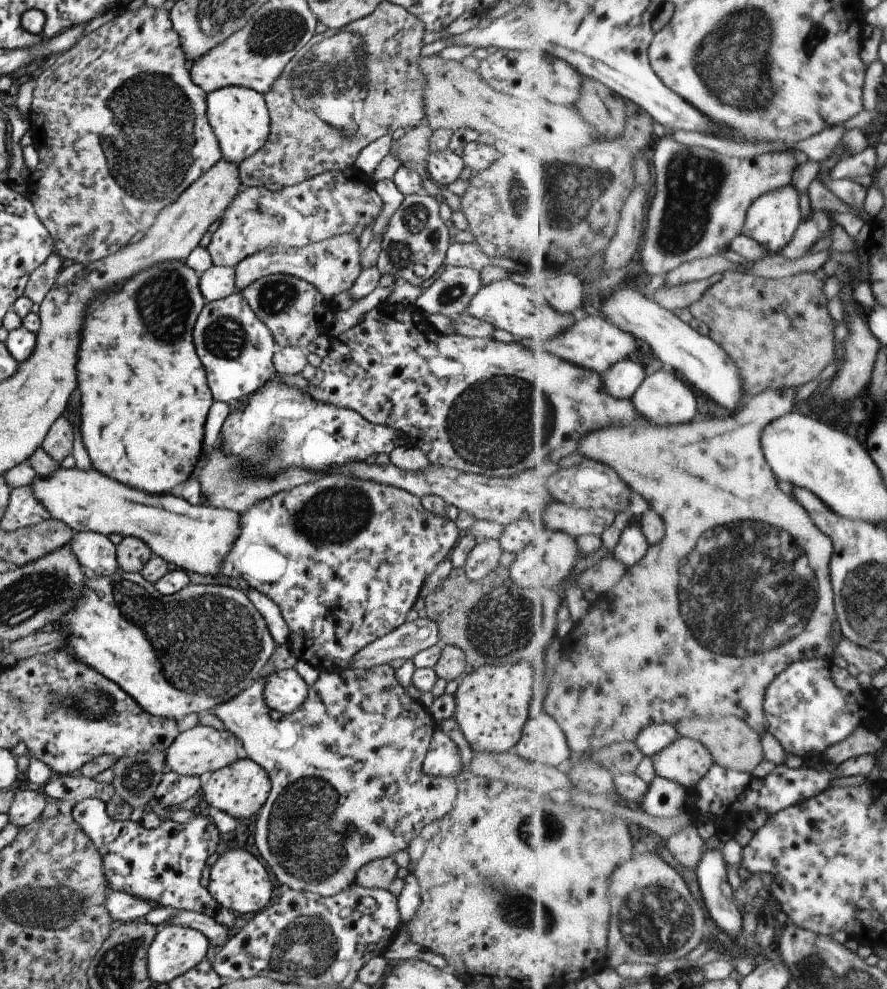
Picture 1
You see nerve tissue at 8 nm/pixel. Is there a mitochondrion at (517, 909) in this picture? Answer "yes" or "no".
yes

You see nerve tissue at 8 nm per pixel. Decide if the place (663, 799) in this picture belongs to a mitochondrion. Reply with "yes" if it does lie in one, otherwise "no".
no

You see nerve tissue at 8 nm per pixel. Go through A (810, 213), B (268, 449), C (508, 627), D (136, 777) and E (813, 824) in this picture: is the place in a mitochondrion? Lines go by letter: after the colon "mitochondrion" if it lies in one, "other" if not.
A: other
B: mitochondrion
C: mitochondrion
D: mitochondrion
E: other

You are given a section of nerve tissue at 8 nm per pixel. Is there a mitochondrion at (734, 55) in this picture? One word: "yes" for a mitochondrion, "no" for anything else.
yes

